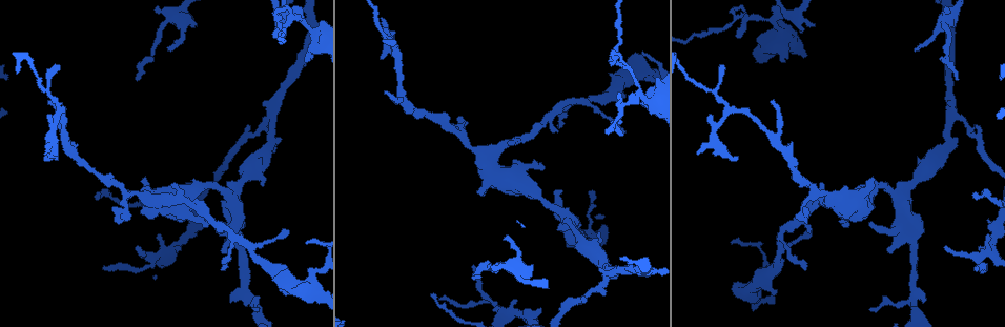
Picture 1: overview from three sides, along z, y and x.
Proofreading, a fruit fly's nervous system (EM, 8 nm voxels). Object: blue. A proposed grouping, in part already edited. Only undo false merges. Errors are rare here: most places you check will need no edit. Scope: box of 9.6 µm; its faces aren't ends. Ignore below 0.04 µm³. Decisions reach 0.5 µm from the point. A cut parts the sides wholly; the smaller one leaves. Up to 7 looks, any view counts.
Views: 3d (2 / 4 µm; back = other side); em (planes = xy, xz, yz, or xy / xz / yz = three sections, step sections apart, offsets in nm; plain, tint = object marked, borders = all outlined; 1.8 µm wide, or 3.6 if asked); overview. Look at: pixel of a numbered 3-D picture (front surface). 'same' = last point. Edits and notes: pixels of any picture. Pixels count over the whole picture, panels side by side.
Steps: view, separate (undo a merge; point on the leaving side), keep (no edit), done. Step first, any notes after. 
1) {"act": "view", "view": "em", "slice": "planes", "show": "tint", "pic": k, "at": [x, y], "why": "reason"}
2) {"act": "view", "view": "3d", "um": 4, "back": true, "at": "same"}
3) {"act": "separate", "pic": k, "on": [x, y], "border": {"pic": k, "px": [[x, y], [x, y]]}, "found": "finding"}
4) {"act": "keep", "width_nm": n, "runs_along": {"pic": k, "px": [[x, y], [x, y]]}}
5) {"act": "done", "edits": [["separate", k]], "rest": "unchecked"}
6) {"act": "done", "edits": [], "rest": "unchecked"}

{"act": "view", "view": "em", "slice": "yz", "step": 8, "show": "borders", "pic": 1, "at": [287, 8], "why": "sharp bend"}

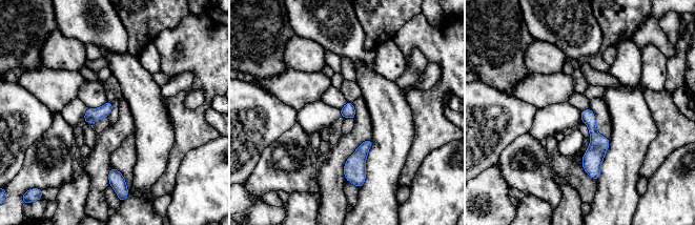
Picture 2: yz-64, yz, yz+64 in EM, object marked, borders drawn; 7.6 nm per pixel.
{"act": "keep", "found": "continuous, no second cell"}

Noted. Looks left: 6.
{"act": "view", "view": "em", "slice": "yz", "step": 8, "show": "tint", "pic": 1, "at": [394, 51], "why": "abrupt turn"}

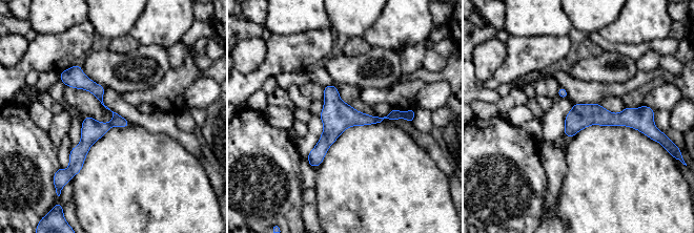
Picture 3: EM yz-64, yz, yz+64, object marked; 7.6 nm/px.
{"act": "keep", "runs_along": {"pic": 3, "px": [[408, 113], [346, 120], [310, 159]]}, "found": "one cell here"}

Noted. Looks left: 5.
{"act": "view", "view": "em", "slice": "planes", "show": "tint", "pic": 1, "at": [507, 313]}

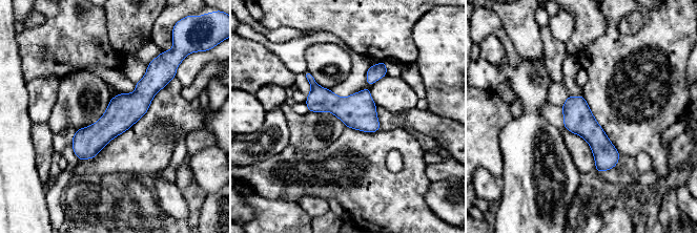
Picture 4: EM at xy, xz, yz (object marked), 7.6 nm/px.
{"act": "keep", "runs_along": {"pic": 4, "px": [[152, 68], [152, 82], [81, 156]]}, "found": "one cell here"}

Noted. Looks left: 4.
{"act": "done", "edits": [], "rest": "unchecked"}

